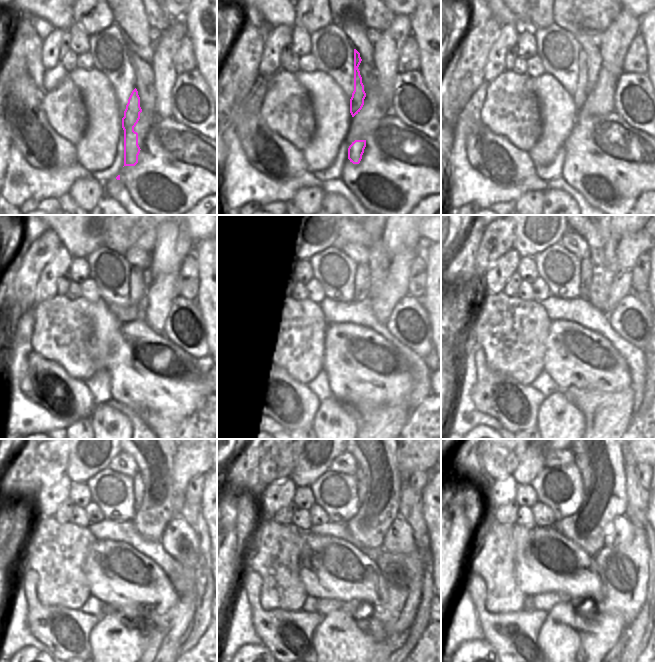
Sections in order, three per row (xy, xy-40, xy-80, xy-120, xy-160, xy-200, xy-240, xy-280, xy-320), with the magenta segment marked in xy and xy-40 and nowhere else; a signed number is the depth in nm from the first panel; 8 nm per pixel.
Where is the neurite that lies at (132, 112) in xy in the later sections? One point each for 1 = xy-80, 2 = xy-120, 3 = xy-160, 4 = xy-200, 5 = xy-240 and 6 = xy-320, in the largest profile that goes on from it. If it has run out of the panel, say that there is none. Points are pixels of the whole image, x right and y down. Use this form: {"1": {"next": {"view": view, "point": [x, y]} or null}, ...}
{"1": {"next": {"view": "xy-80", "point": [581, 94]}}, "2": {"next": {"view": "xy-120", "point": [136, 274]}}, "3": {"next": {"view": "xy-160", "point": [362, 278]}}, "4": {"next": {"view": "xy-200", "point": [585, 264]}}, "5": {"next": {"view": "xy-240", "point": [137, 481]}}, "6": {"next": {"view": "xy-320", "point": [580, 461]}}}

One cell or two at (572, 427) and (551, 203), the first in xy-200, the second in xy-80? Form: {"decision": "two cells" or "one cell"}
{"decision": "one cell"}

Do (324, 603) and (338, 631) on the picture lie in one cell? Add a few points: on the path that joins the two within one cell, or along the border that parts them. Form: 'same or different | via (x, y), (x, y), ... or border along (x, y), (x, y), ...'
different | border along (340, 608), (333, 609), (324, 616)

